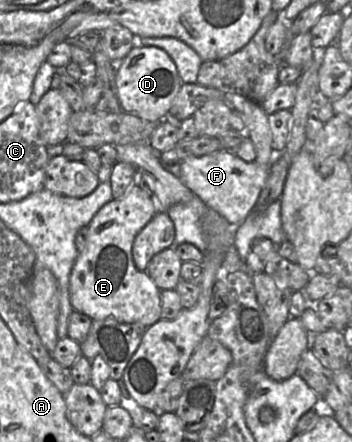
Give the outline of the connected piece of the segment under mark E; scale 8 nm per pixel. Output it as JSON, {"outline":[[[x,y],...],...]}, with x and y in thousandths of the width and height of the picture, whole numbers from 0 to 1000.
{"outline":[[[378,416],[361,437],[293,464],[250,507],[244,552],[224,570],[196,633],[207,701],[264,724],[321,719],[341,731],[426,740],[457,715],[457,658],[415,613],[386,606],[375,554],[389,527],[455,475],[438,446]]]}

